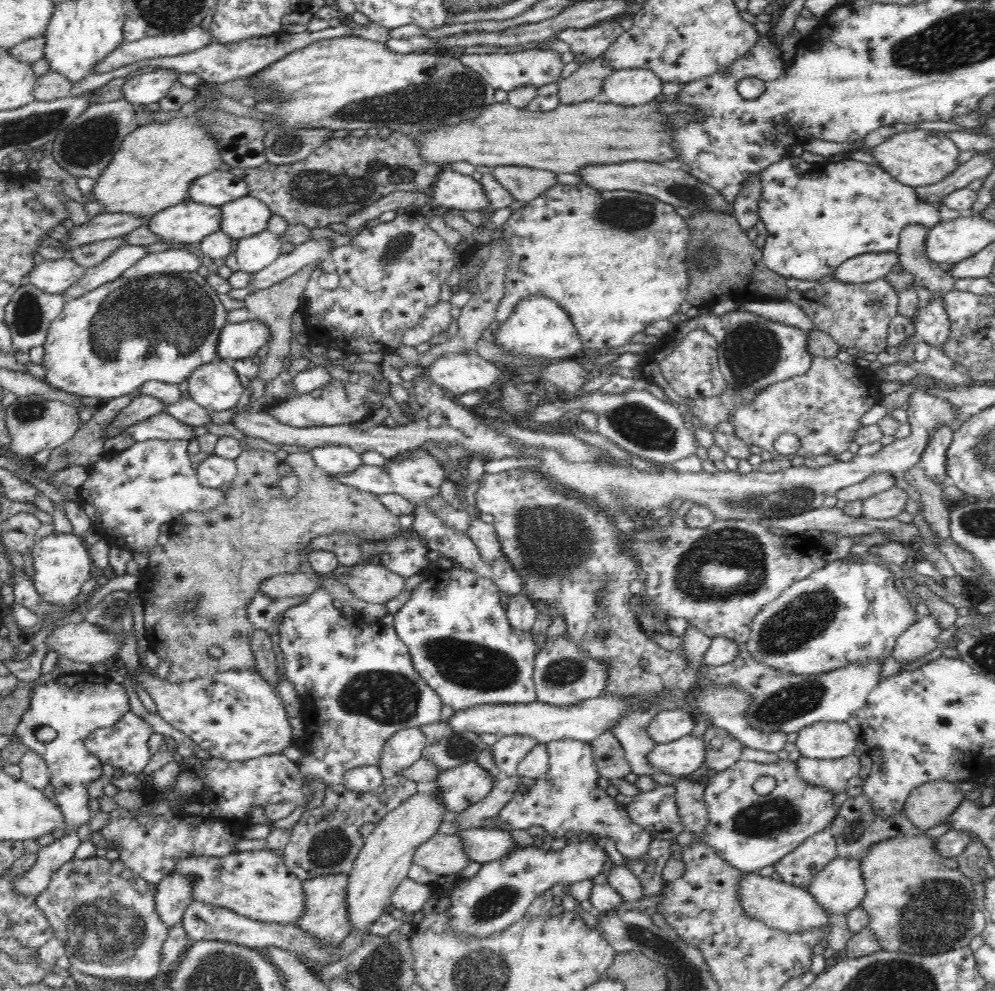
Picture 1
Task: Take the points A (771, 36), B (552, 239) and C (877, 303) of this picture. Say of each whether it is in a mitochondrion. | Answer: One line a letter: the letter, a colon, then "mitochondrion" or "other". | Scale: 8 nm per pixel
A: other
B: other
C: mitochondrion

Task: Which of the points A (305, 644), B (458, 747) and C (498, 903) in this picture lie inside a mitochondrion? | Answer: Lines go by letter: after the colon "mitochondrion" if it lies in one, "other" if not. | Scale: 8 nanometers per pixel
A: other
B: mitochondrion
C: mitochondrion

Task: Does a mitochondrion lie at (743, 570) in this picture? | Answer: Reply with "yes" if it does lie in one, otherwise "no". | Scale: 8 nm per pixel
yes

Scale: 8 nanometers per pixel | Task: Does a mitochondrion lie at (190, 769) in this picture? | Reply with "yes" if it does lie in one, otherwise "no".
no

